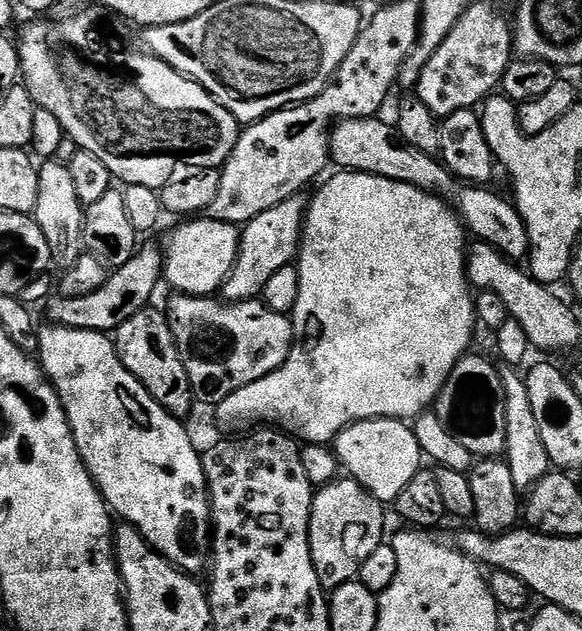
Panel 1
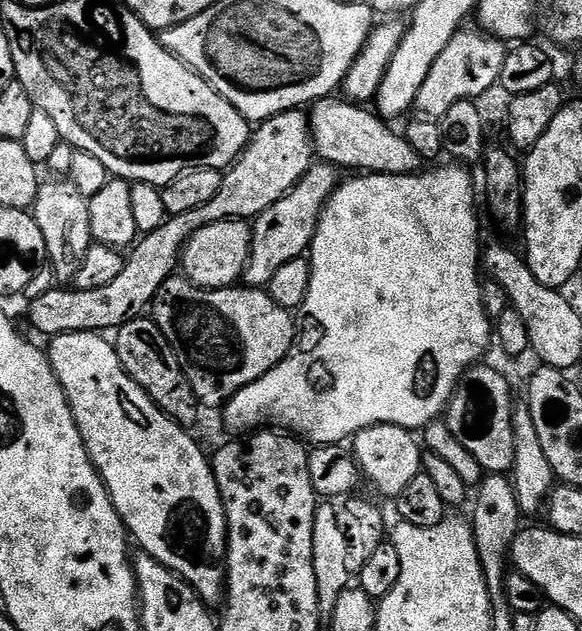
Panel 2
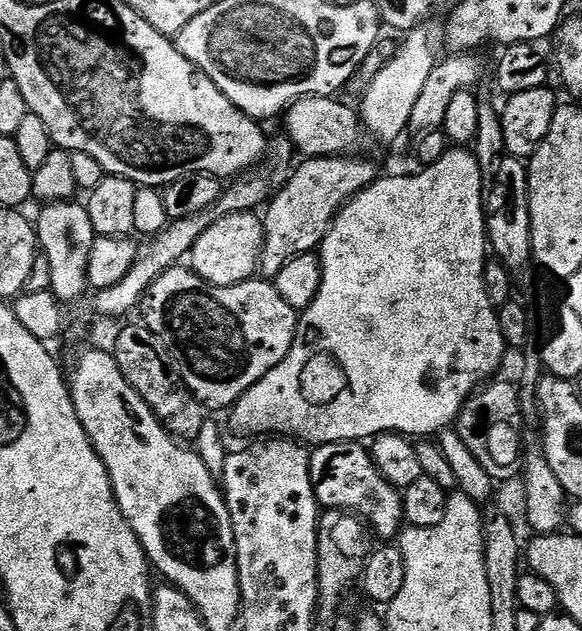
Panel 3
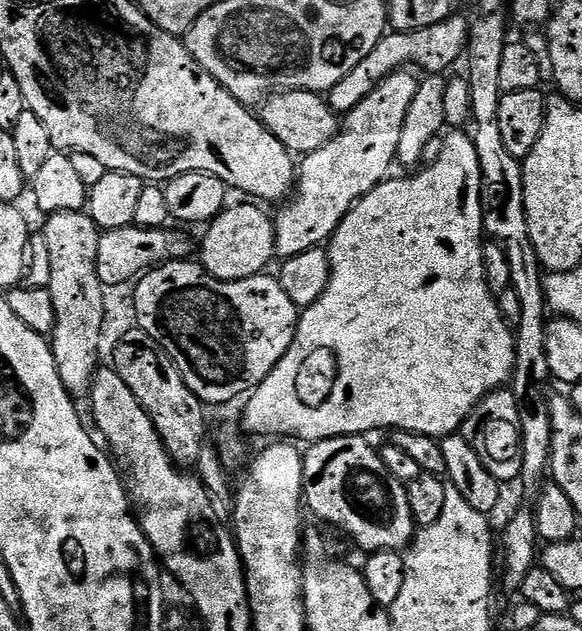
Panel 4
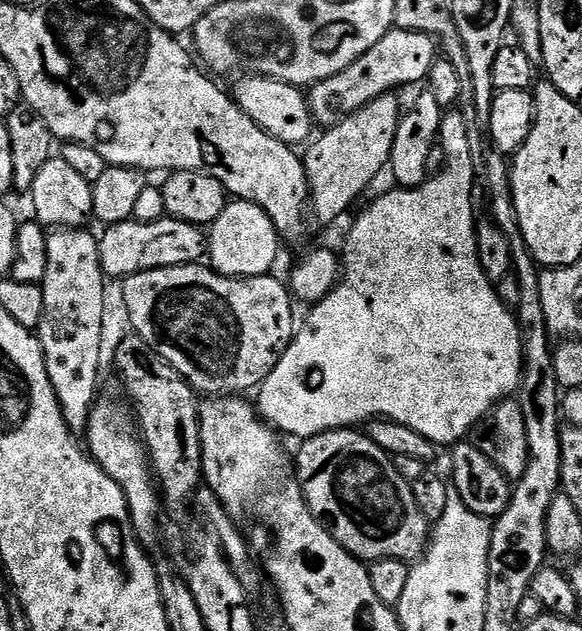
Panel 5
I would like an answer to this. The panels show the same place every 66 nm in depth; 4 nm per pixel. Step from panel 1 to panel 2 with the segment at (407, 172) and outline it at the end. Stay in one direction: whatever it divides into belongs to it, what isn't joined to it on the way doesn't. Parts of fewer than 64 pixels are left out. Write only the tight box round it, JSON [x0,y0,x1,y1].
[310,98,422,175]

